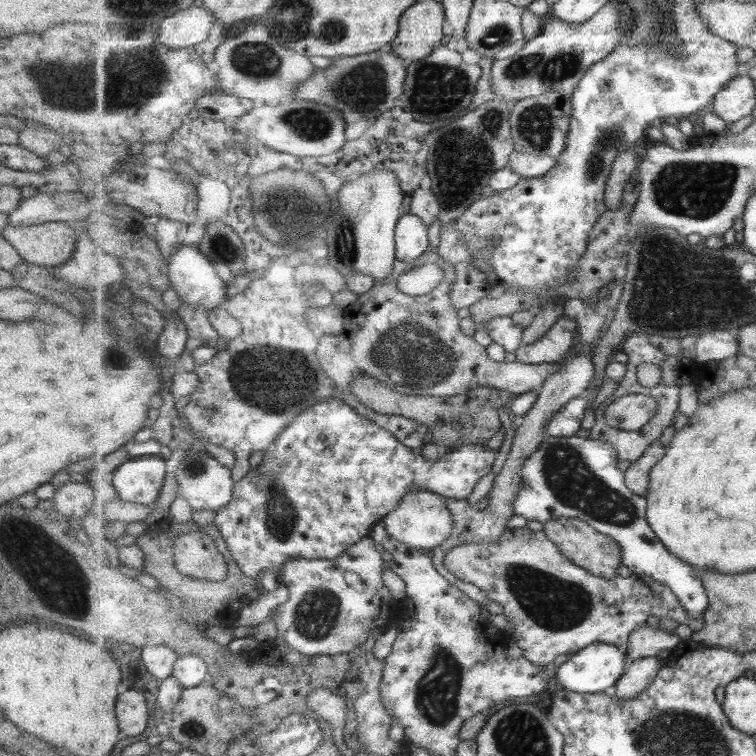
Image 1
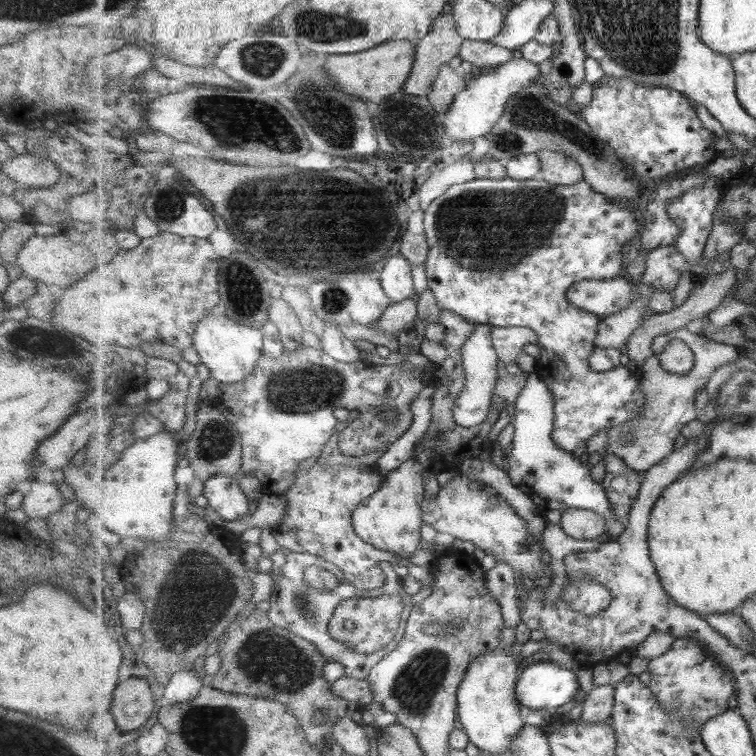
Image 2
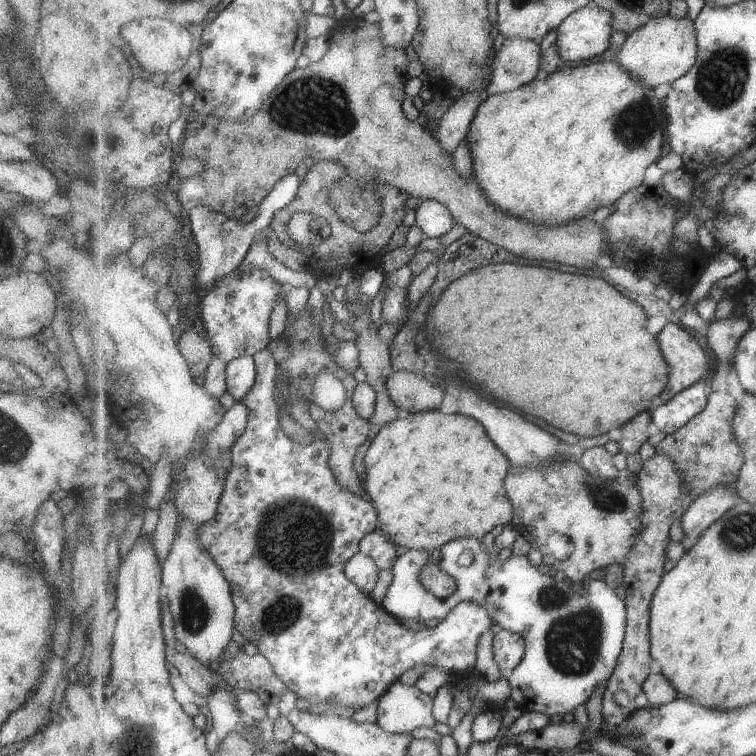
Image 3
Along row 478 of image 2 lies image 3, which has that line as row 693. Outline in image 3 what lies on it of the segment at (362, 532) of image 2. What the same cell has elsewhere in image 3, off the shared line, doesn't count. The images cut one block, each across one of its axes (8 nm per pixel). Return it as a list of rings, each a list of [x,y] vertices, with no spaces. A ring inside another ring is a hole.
[[[401,680],[393,683],[378,702],[377,723],[390,733],[412,733],[421,727],[432,727],[436,721],[433,716],[433,698],[421,692],[417,685],[408,685]]]

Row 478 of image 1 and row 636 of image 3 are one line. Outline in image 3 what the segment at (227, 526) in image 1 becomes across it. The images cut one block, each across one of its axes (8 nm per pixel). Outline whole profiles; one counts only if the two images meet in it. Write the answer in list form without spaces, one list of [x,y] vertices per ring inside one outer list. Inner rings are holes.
[[[263,348],[263,351],[257,352],[254,358],[257,360],[257,366],[259,366],[257,384],[251,388],[248,396],[243,401],[247,408],[249,408],[248,426],[243,434],[237,438],[237,442],[235,442],[235,445],[231,449],[232,462],[229,468],[224,494],[220,501],[218,514],[215,516],[213,522],[202,525],[201,536],[199,536],[199,542],[217,560],[217,564],[223,570],[223,575],[230,581],[236,607],[236,630],[242,633],[247,642],[254,643],[259,652],[263,653],[274,664],[279,678],[296,696],[305,698],[311,705],[330,702],[354,707],[357,710],[365,708],[371,702],[377,701],[384,692],[388,691],[388,688],[393,683],[401,680],[402,674],[407,669],[418,667],[421,664],[441,668],[447,672],[457,673],[474,669],[478,661],[478,646],[482,634],[487,632],[491,628],[491,624],[494,623],[490,613],[481,607],[481,604],[461,602],[437,626],[415,632],[407,629],[406,625],[399,618],[395,617],[393,613],[389,613],[382,604],[379,604],[373,597],[363,592],[354,581],[351,581],[347,577],[347,564],[350,563],[353,556],[358,555],[360,552],[360,544],[366,539],[366,535],[375,532],[381,527],[378,509],[372,500],[367,500],[367,498],[361,498],[361,496],[353,494],[351,490],[347,490],[339,482],[338,477],[335,476],[335,472],[330,466],[331,445],[327,440],[319,436],[316,440],[307,442],[307,444],[297,443],[293,438],[289,438],[285,434],[280,424],[281,412],[277,408],[277,400],[275,400],[275,376],[278,376],[279,366],[277,360],[275,360],[275,354],[269,348]],[[295,592],[297,592],[297,626],[295,626]]]

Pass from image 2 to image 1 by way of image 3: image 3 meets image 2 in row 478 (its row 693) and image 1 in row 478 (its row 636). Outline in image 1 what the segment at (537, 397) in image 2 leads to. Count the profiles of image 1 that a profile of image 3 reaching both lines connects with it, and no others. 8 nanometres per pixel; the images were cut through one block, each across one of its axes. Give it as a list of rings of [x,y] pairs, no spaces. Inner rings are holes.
[[[585,434],[572,437],[548,436],[523,467],[523,485],[515,501],[515,514],[524,516],[528,521],[536,520],[543,523],[561,516],[577,518],[595,530],[611,536],[621,545],[623,565],[635,574],[649,575],[652,579],[666,584],[678,596],[691,618],[704,620],[710,608],[710,596],[706,585],[703,584],[697,568],[676,557],[655,534],[654,528],[651,528],[647,520],[647,497],[635,494],[626,485],[625,474],[619,470],[619,459],[617,449],[610,442],[593,440]]]

